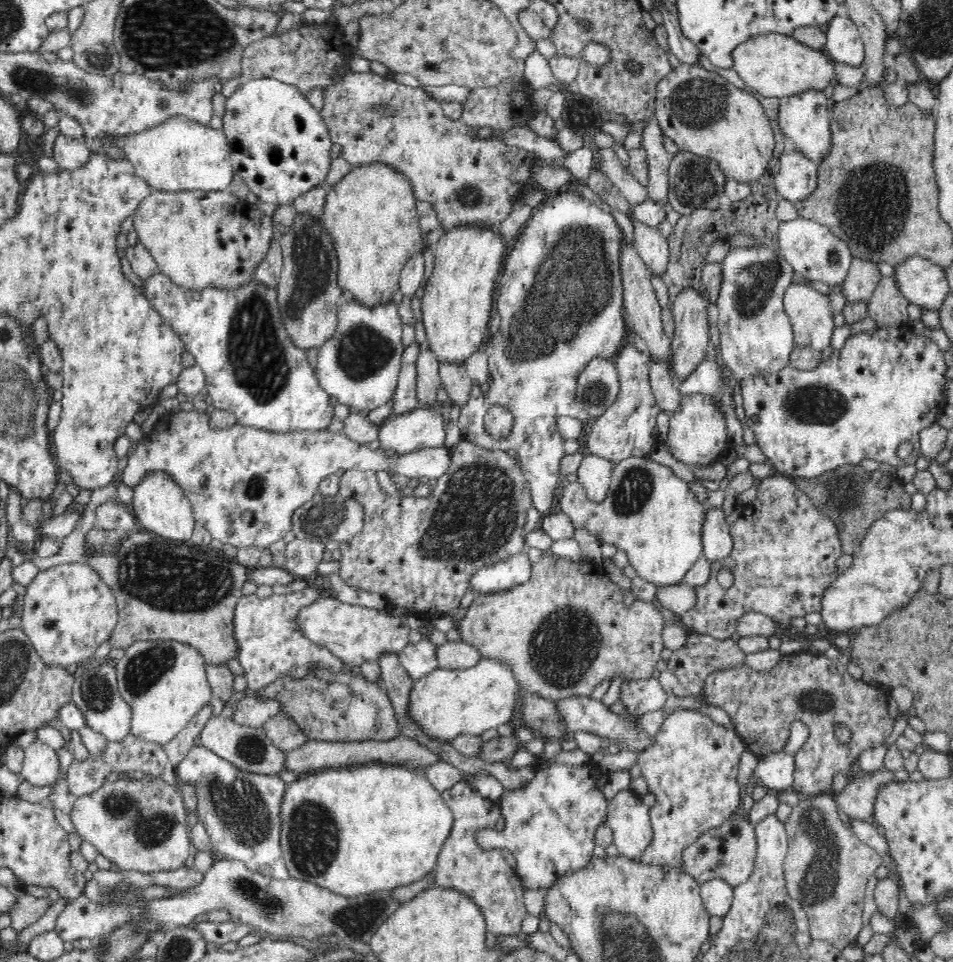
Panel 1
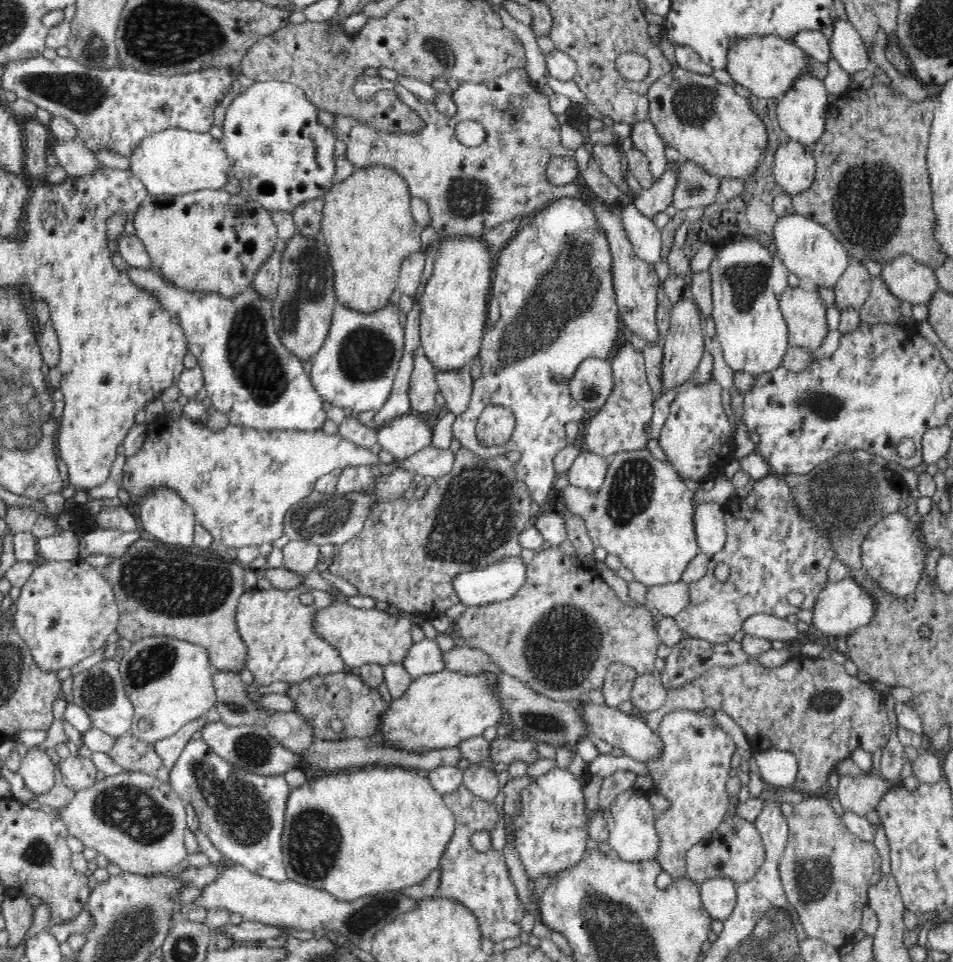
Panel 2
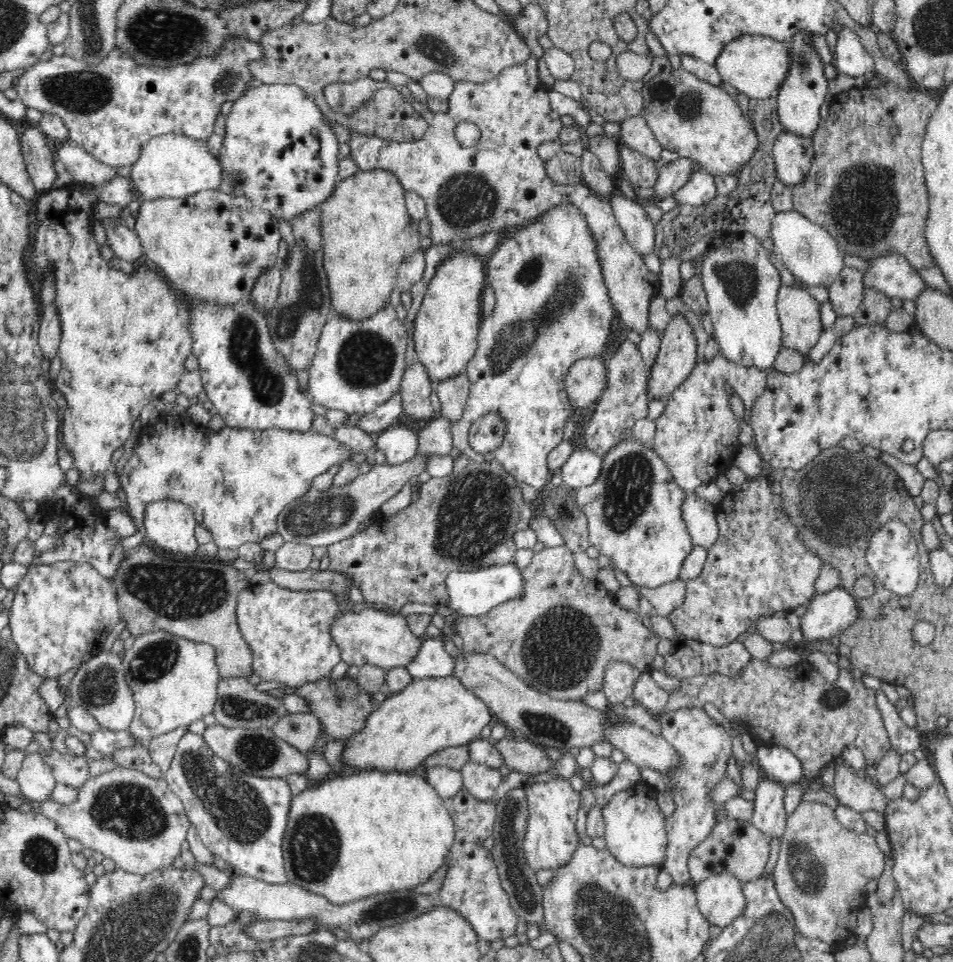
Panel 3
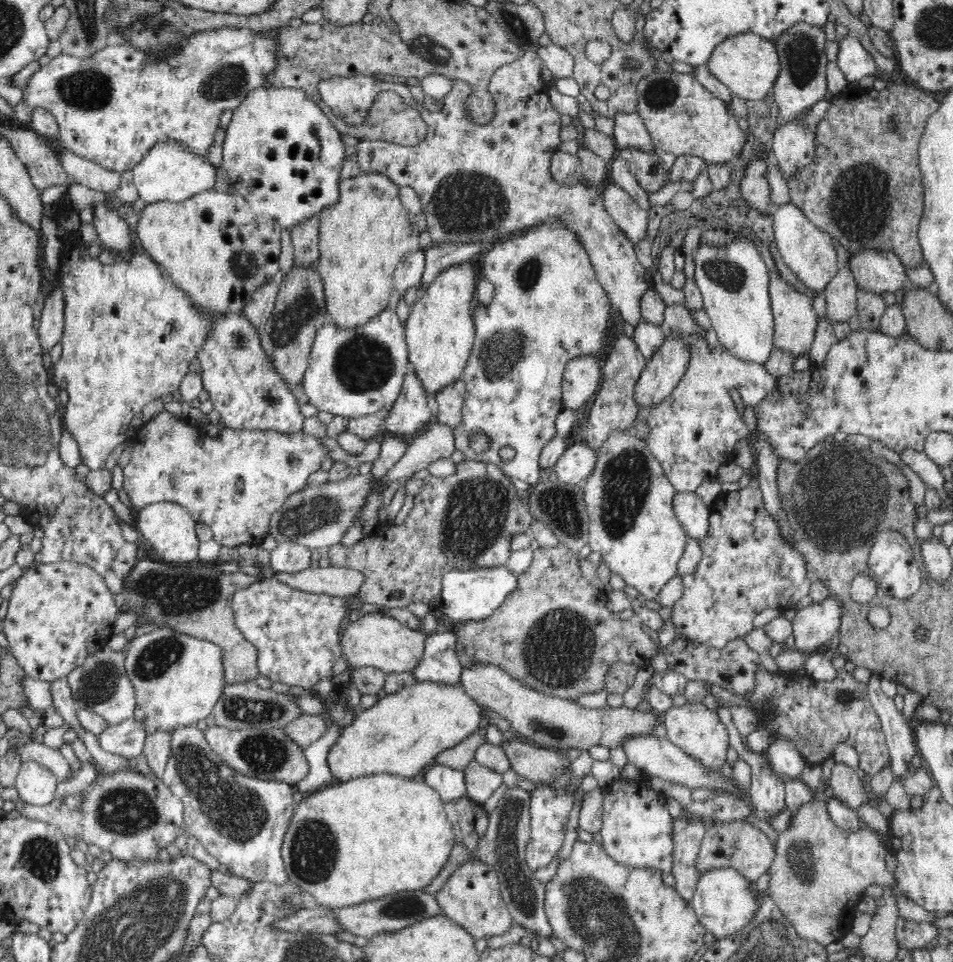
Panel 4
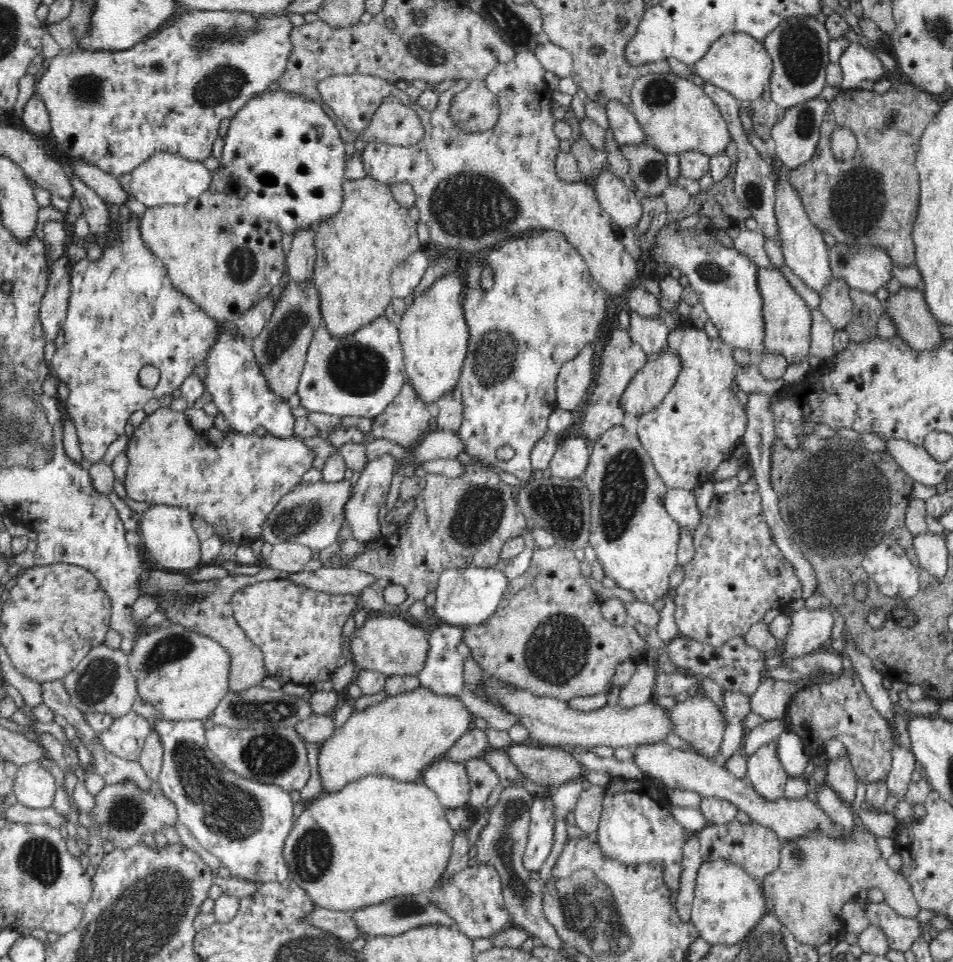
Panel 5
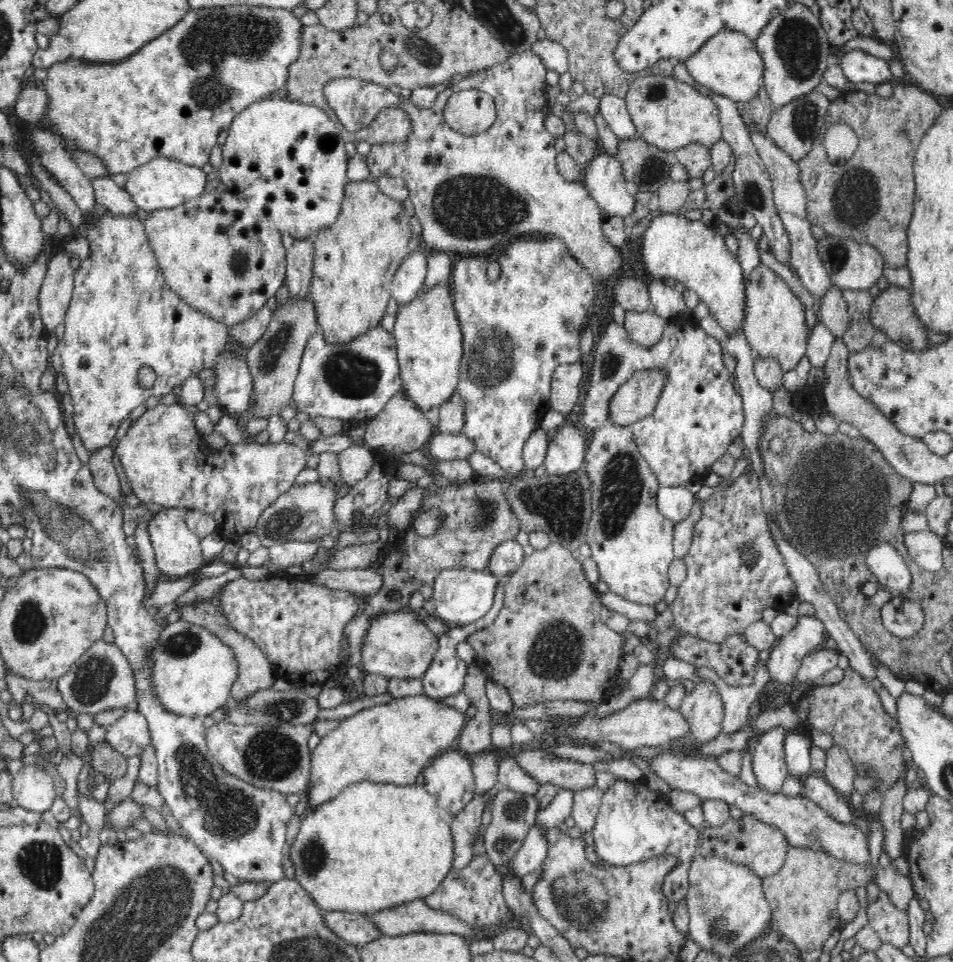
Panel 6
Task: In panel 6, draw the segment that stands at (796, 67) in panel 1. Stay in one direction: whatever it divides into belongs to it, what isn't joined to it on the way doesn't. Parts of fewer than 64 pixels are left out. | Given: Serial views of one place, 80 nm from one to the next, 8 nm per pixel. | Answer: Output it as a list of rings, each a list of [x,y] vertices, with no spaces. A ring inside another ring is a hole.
[[[724,30],[714,34],[682,63],[686,64],[688,73],[692,75],[694,81],[701,84],[702,87],[706,87],[712,94],[720,94],[724,98],[730,98],[734,103],[749,102],[764,88],[762,57],[758,56],[758,49],[755,48],[754,41],[738,31]]]

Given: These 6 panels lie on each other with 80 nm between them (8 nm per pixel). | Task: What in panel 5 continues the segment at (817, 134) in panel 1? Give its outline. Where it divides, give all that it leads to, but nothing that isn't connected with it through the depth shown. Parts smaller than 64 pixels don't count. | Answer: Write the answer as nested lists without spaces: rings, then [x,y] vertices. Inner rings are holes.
[[[791,15],[762,38],[762,46],[772,63],[768,90],[780,112],[822,94],[827,85],[826,67],[830,63],[828,45],[827,28],[813,15]]]

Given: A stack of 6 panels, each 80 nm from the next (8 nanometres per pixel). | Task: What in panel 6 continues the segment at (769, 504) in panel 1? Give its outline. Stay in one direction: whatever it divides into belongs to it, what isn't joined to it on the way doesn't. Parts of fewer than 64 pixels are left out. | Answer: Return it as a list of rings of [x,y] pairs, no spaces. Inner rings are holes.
[[[754,471],[741,474],[729,489],[712,493],[702,503],[702,516],[694,525],[690,551],[683,559],[687,576],[678,587],[678,596],[670,609],[680,633],[720,644],[728,634],[745,633],[754,622],[762,619],[764,609],[783,611],[789,600],[797,597],[797,587],[782,552],[778,550],[778,543],[771,536]]]

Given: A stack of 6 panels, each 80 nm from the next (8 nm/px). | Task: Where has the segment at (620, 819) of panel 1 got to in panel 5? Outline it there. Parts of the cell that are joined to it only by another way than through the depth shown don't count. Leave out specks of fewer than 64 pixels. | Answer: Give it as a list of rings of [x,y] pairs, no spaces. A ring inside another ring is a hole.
[[[615,778],[607,785],[597,831],[598,848],[603,857],[622,865],[661,862],[665,867],[663,875],[666,888],[670,889],[670,893],[677,889],[678,893],[684,846],[692,838],[692,833],[678,823],[668,797],[658,790],[653,779],[626,781],[624,778]]]

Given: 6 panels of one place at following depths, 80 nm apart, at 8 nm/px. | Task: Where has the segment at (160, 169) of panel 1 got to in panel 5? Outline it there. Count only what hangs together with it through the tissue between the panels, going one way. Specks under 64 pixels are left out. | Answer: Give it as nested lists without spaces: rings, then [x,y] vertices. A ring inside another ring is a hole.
[[[156,153],[142,161],[134,170],[131,170],[129,194],[146,205],[148,209],[156,209],[164,205],[184,205],[208,191],[212,180],[212,171],[201,162],[188,161],[174,153]]]

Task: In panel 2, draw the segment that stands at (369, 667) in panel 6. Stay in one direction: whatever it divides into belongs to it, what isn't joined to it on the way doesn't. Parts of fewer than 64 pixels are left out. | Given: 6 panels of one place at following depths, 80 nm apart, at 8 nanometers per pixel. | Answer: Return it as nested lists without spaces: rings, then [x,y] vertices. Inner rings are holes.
[[[335,597],[333,603],[329,609],[322,610],[314,618],[314,627],[317,628],[318,635],[339,652],[345,664],[361,667],[376,663],[383,667],[390,663],[404,662],[414,644],[408,616],[392,616],[377,609],[354,608],[339,597]]]

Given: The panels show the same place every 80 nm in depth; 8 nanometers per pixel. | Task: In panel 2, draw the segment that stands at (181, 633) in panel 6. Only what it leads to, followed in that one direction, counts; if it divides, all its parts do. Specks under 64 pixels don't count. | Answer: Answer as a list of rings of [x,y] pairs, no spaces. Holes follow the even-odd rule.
[[[169,636],[142,638],[123,651],[119,671],[126,697],[135,710],[130,734],[140,740],[153,744],[164,740],[217,704],[213,676],[216,669],[211,665],[208,651],[198,643]]]

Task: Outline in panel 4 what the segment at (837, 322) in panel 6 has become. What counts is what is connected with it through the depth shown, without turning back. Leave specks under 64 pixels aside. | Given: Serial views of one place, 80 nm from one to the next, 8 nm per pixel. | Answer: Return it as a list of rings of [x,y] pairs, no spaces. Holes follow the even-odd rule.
[[[840,268],[826,285],[823,290],[826,299],[825,312],[832,323],[846,322],[856,312],[857,289],[856,281],[848,268]]]

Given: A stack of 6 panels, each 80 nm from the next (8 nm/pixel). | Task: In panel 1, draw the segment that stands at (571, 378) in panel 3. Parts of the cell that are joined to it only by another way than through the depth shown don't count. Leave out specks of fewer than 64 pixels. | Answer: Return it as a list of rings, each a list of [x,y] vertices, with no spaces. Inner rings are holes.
[[[594,357],[575,383],[575,396],[590,417],[598,418],[618,398],[618,373],[613,361]]]

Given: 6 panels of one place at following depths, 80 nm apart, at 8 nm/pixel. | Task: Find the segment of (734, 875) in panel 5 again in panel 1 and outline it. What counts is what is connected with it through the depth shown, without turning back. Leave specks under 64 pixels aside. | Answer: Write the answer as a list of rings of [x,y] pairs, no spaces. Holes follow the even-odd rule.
[[[713,878],[703,882],[699,891],[704,908],[711,916],[724,917],[729,912],[734,898],[730,883],[721,878]]]

